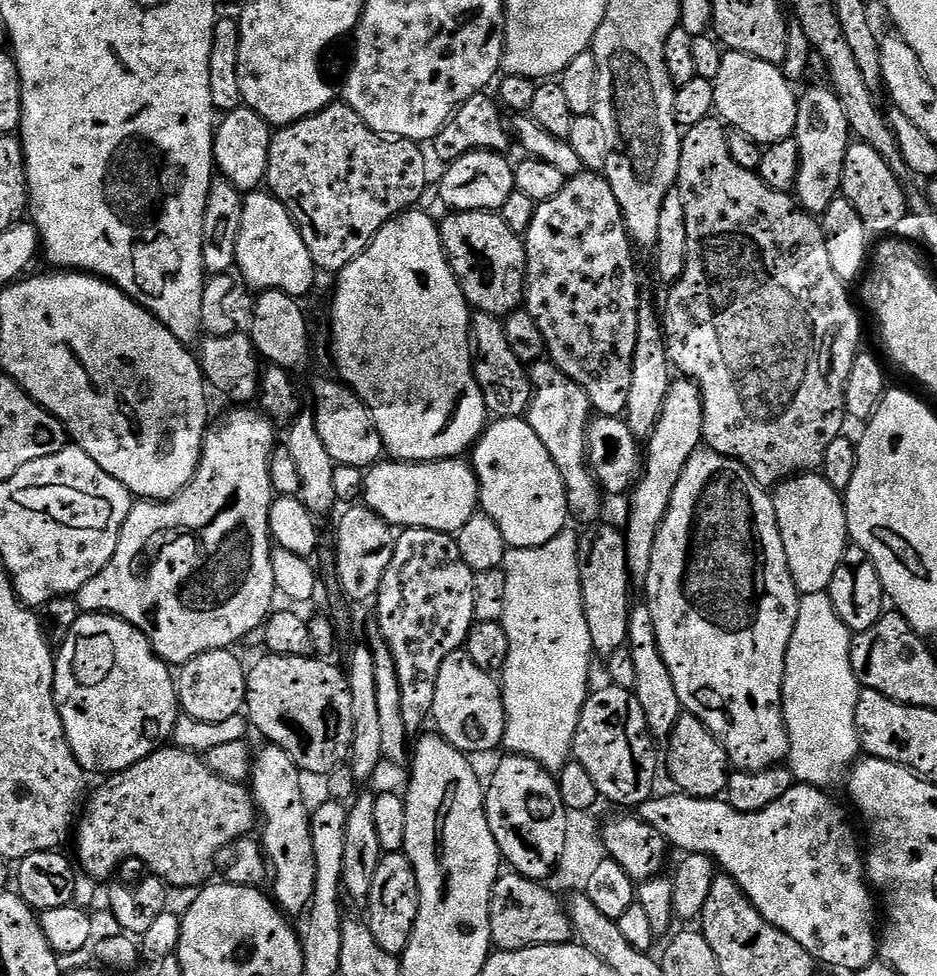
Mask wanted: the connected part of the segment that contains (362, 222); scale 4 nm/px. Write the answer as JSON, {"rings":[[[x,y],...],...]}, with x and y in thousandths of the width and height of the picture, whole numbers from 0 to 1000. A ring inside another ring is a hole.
{"rings":[[[355,105],[343,115],[337,115],[334,119],[329,119],[316,127],[307,127],[305,130],[298,132],[290,140],[290,149],[286,151],[286,182],[285,192],[290,200],[296,201],[306,211],[307,218],[314,223],[314,227],[320,234],[322,244],[327,248],[327,256],[331,256],[333,266],[337,269],[338,276],[346,275],[353,281],[361,281],[374,268],[381,266],[395,252],[395,248],[403,240],[403,236],[413,225],[418,225],[427,218],[436,216],[453,201],[453,196],[457,193],[457,164],[453,161],[453,156],[447,147],[442,143],[424,143],[413,139],[406,139],[376,111],[366,105]]]}

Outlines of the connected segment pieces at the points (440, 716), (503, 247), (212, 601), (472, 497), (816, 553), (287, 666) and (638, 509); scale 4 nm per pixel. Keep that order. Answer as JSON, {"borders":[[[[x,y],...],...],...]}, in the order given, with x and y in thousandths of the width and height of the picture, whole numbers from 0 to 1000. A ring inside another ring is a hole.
{"borders":[[[[490,666],[480,670],[467,690],[466,706],[463,712],[463,721],[460,737],[464,740],[464,749],[493,772],[505,773],[504,770],[525,770],[531,767],[538,760],[538,749],[542,733],[538,726],[538,710],[530,694],[525,689],[514,686],[503,676],[498,667]]],[[[528,217],[478,219],[475,225],[469,226],[469,231],[478,266],[482,270],[487,288],[491,290],[501,313],[505,317],[535,326],[540,326],[545,320],[552,319],[560,310],[559,297],[564,294],[564,265],[556,239],[544,236],[544,232],[540,232],[537,220]]],[[[269,416],[249,417],[249,422],[232,439],[231,435],[223,438],[213,466],[213,481],[187,512],[149,512],[142,515],[140,531],[132,537],[131,560],[118,578],[111,581],[109,593],[96,595],[92,603],[93,610],[102,614],[101,622],[115,629],[132,629],[137,623],[132,614],[140,607],[149,615],[158,615],[158,620],[149,615],[142,617],[139,635],[157,652],[162,665],[181,682],[199,681],[217,668],[252,662],[248,660],[254,659],[259,652],[267,651],[286,635],[292,623],[290,614],[297,611],[290,579],[292,553],[287,546],[292,511],[289,471],[297,458],[297,439],[282,422],[272,422],[271,419]],[[153,529],[175,529],[175,545],[179,548],[176,557],[171,557],[175,549],[170,539],[162,533],[149,533]],[[149,557],[171,557],[162,570],[171,585],[163,598],[154,594],[154,582],[145,578],[145,574],[154,574],[158,570],[157,564]],[[136,581],[142,581],[142,590],[132,591]]],[[[414,469],[392,481],[386,516],[427,543],[454,541],[486,547],[510,528],[512,491],[508,489],[507,480],[495,469],[449,475]]],[[[851,486],[827,497],[823,510],[850,603],[858,611],[883,607],[907,560],[900,507],[878,487]]],[[[283,670],[264,690],[263,732],[285,761],[303,767],[320,790],[349,795],[375,774],[378,730],[370,690],[348,674]]],[[[735,386],[718,388],[708,413],[703,432],[689,455],[687,478],[683,491],[672,506],[670,535],[666,538],[669,555],[669,580],[671,591],[679,597],[688,597],[696,579],[701,545],[716,516],[718,504],[736,468],[746,462],[751,448],[751,410],[747,397]]]]}

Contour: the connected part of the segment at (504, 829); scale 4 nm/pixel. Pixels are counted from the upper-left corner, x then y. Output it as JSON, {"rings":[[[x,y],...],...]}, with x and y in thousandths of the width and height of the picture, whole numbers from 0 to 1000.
{"rings":[[[538,775],[518,808],[520,841],[539,884],[556,898],[581,904],[590,897],[602,875],[606,829],[590,792],[565,775]]]}

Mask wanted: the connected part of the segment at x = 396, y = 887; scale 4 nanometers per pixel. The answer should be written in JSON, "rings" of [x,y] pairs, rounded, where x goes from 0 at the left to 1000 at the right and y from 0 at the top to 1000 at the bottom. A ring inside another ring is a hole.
{"rings":[[[411,874],[407,878],[403,892],[399,898],[399,908],[396,909],[393,928],[395,928],[393,948],[403,969],[420,981],[430,978],[440,960],[448,931],[448,909],[444,893],[432,875]]]}

